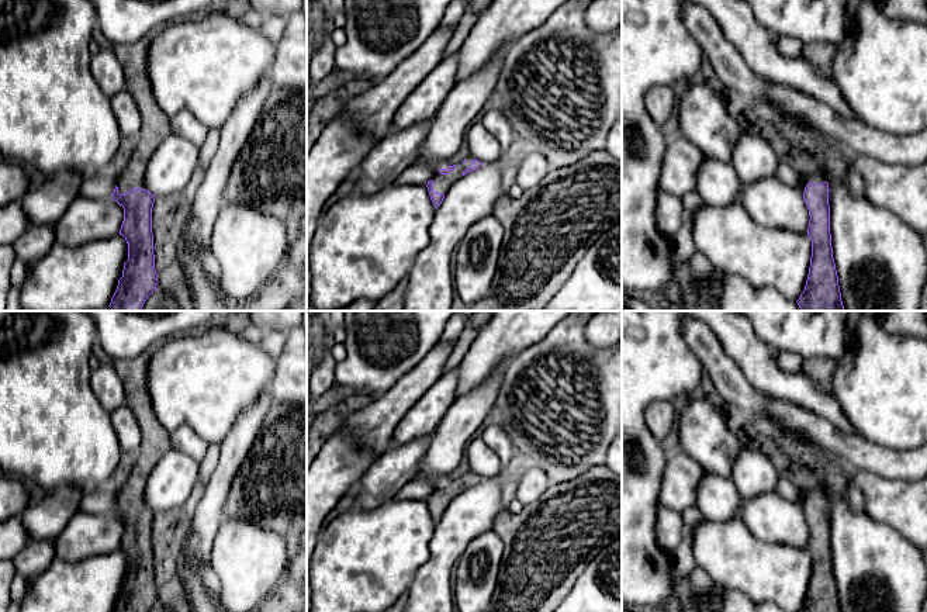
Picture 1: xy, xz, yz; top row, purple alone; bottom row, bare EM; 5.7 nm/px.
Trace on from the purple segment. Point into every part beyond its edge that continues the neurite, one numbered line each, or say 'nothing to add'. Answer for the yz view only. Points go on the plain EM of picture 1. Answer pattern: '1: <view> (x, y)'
1: yz (815, 490)

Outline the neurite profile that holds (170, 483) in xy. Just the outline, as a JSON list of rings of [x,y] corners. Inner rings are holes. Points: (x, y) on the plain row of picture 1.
[[[170,449],[149,474],[143,504],[155,514],[174,509],[191,495],[200,478],[198,463]]]

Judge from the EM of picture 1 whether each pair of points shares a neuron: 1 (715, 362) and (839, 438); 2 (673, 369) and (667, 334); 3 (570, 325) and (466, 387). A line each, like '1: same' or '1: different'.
1: same
2: same
3: different

